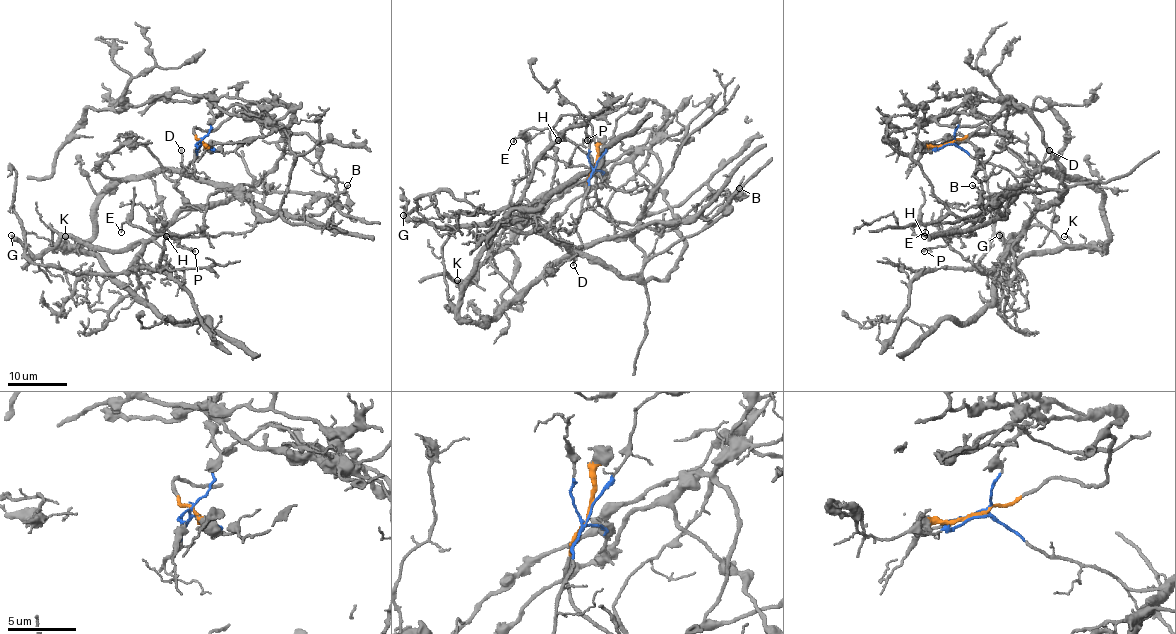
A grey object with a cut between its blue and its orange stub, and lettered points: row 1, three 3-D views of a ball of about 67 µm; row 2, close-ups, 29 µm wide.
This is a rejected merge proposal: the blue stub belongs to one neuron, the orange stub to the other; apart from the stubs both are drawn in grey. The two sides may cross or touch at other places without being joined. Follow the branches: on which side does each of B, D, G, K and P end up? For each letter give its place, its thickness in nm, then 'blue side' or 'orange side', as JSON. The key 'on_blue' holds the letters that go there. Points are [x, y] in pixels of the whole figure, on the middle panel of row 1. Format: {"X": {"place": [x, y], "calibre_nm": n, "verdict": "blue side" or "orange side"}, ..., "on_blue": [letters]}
{"B": {"place": [739, 188], "calibre_nm": 110, "verdict": "blue side"}, "D": {"place": [573, 265], "calibre_nm": 150, "verdict": "blue side"}, "G": {"place": [403, 215], "calibre_nm": 280, "verdict": "orange side"}, "K": {"place": [457, 280], "calibre_nm": 110, "verdict": "blue side"}, "P": {"place": [587, 140], "calibre_nm": 120, "verdict": "blue side"}, "on_blue": ["B", "D", "K", "P"]}

